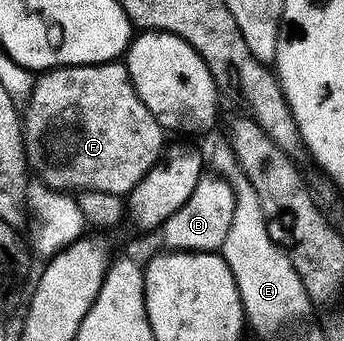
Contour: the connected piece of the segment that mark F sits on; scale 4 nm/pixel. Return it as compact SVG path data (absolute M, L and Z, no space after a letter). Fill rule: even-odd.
M125 62L90 63L87 67L56 67L39 74L37 79L38 84L33 84L31 99L26 105L24 118L22 119L22 141L26 148L27 164L38 163L38 167L42 167L42 171L46 171L46 179L50 179L47 184L48 187L52 183L62 183L59 191L67 193L91 191L90 183L94 183L94 191L97 191L99 187L110 187L108 193L123 197L129 196L130 192L134 190L134 186L145 177L147 171L153 169L159 160L163 158L162 135L164 136L164 128L156 121L156 117L152 117L152 113L148 113L148 105L144 105L144 101L140 101L140 97L130 80ZM70 183L78 183L78 186L73 190Z

